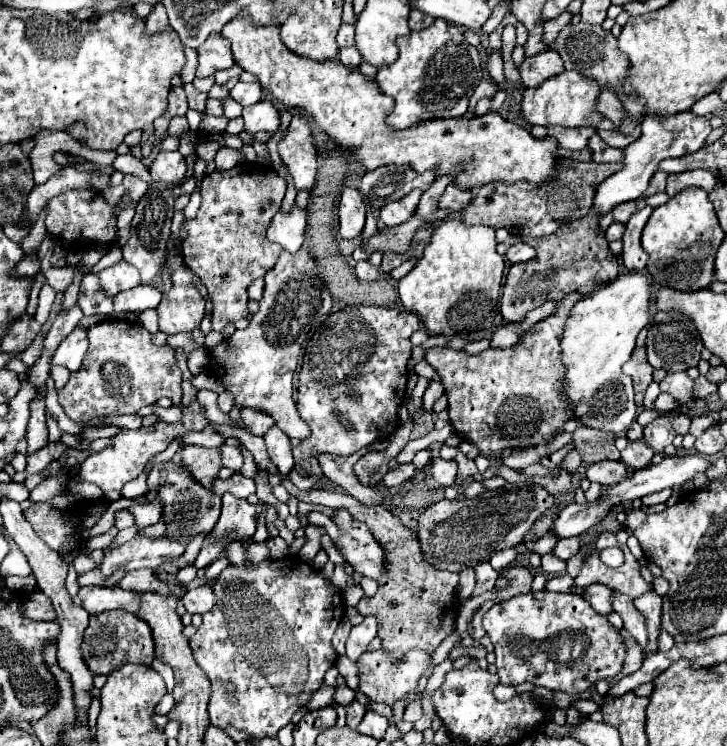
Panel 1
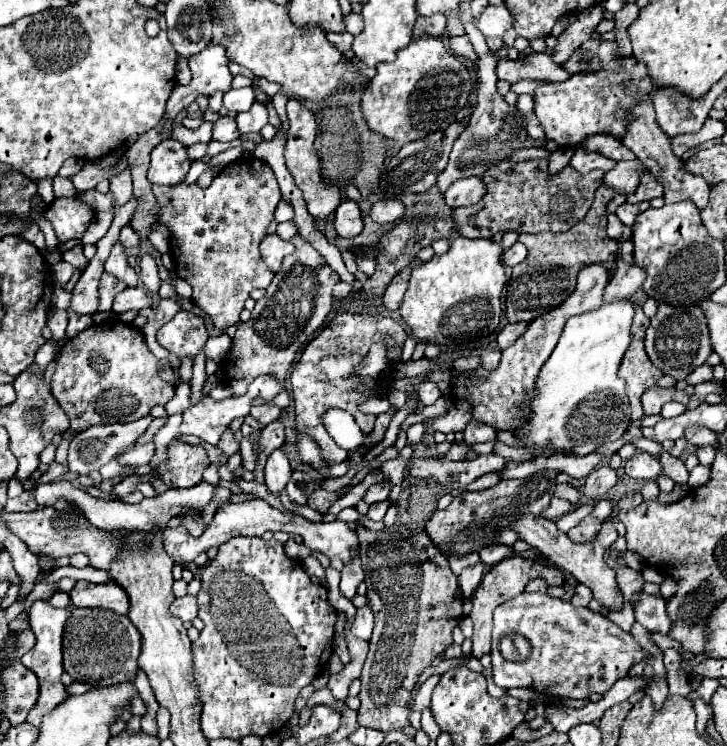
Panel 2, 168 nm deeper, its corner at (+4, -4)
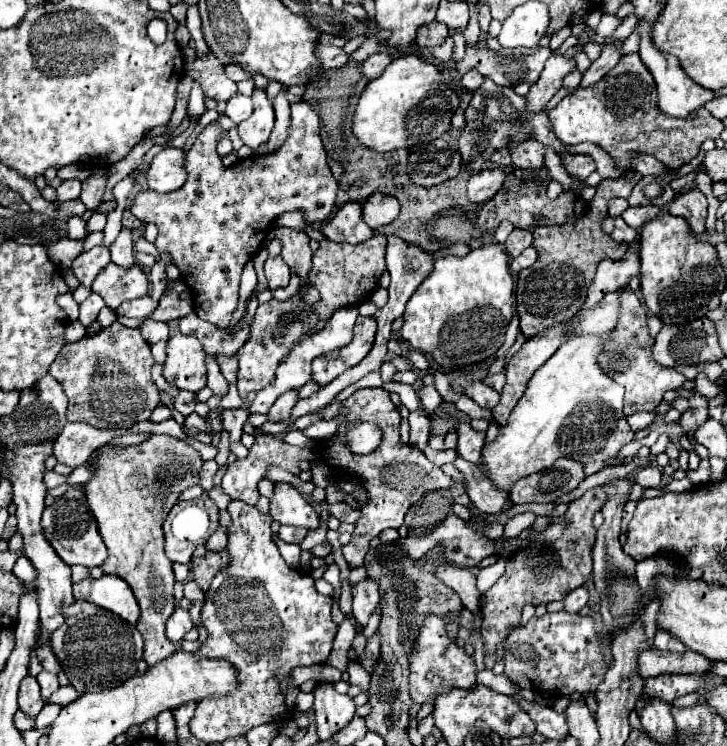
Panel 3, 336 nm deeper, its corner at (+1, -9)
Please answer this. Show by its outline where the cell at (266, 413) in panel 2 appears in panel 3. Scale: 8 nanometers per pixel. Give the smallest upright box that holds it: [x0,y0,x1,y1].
[268,390,298,422]

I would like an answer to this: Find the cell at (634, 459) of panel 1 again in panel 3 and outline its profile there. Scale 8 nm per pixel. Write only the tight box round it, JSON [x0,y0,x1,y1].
[634,464,662,488]

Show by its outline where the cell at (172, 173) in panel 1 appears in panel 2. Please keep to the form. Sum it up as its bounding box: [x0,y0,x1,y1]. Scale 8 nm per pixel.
[149,139,191,185]

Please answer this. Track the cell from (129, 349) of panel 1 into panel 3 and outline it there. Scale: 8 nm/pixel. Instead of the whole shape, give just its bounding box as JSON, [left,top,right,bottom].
[50,322,160,428]

